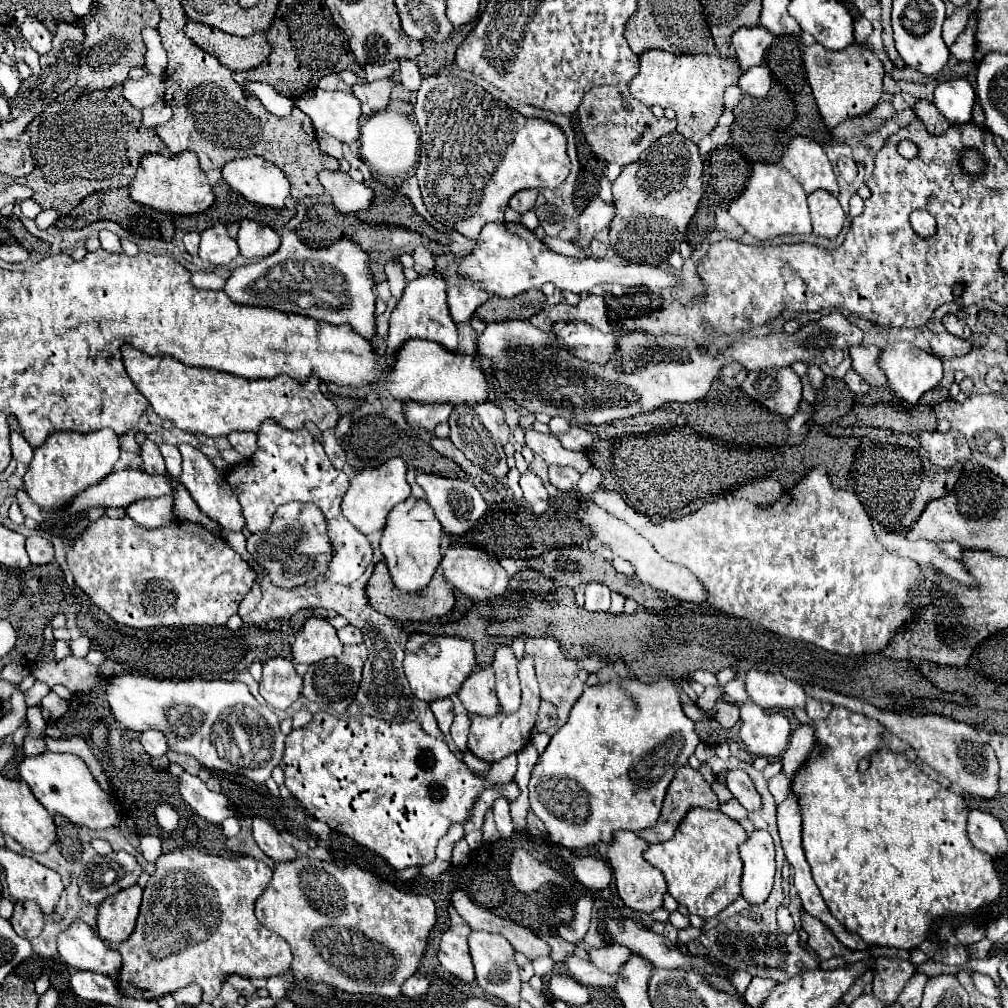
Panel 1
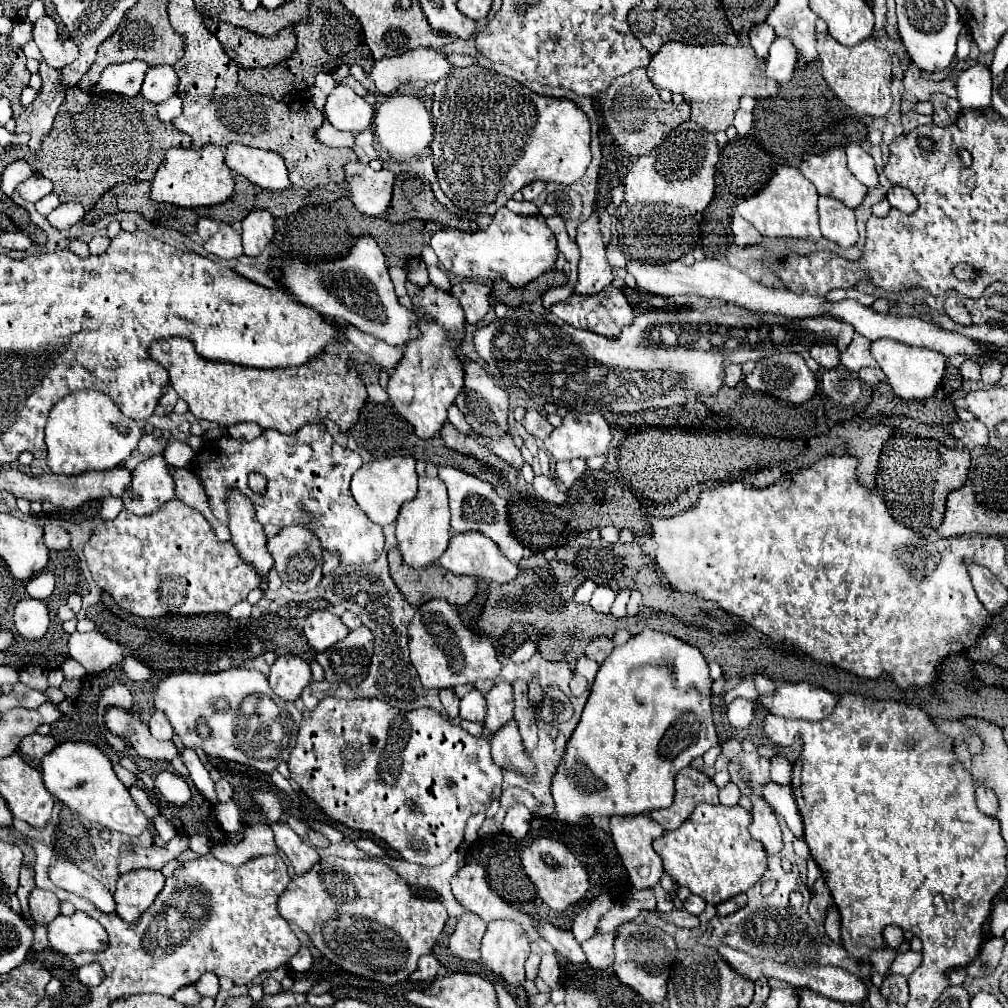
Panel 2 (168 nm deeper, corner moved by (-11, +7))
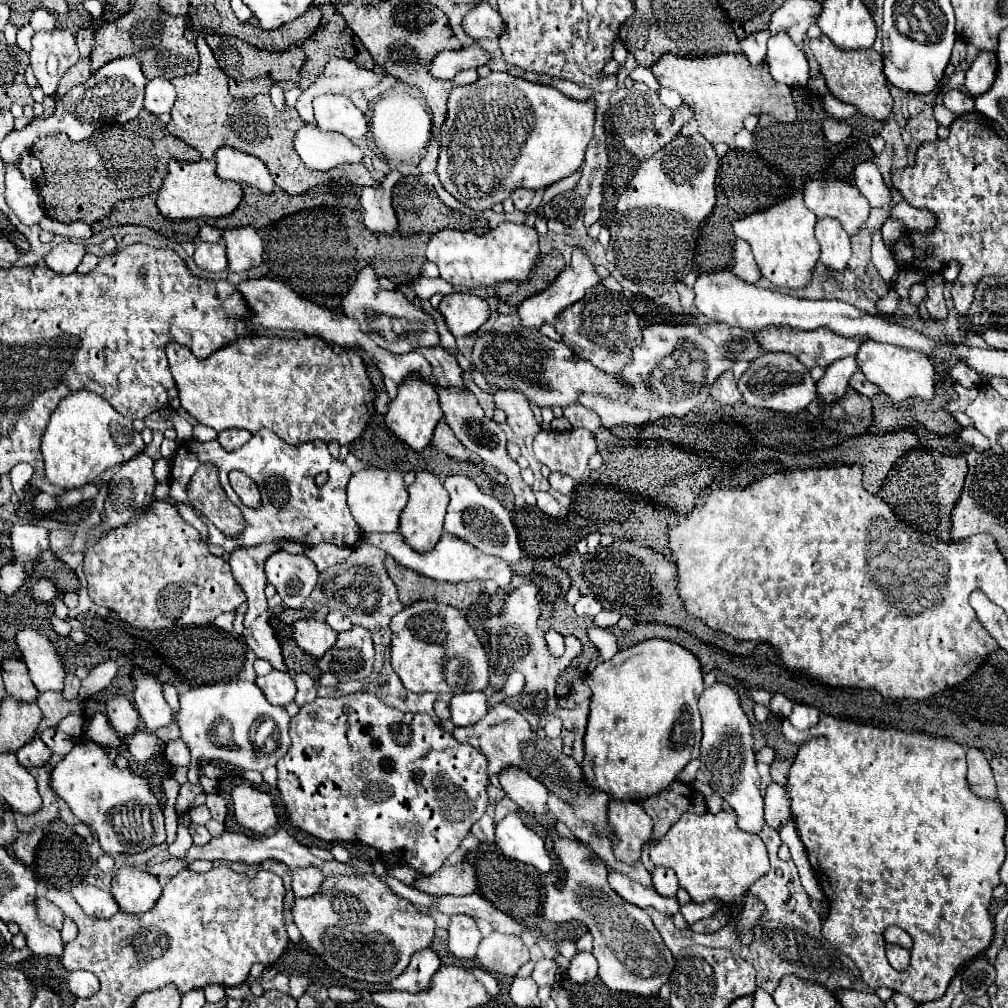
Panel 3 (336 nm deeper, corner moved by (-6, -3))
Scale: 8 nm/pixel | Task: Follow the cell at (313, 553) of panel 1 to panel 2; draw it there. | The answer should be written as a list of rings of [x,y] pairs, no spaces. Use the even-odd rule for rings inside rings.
[[[286,526],[280,530],[278,536],[268,540],[268,550],[274,558],[274,568],[282,582],[298,594],[314,590],[322,580],[322,546],[320,540],[306,528],[300,526]]]

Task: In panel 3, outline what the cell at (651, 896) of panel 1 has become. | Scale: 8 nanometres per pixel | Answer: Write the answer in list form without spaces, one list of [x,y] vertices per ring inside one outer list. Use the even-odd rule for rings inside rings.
[[[609,800],[607,822],[613,830],[609,840],[615,858],[625,864],[641,862],[643,846],[653,842],[653,820],[645,814],[643,806],[637,802]]]

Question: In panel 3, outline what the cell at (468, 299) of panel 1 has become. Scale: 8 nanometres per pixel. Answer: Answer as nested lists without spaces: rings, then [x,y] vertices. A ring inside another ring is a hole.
[[[453,292],[443,296],[439,304],[439,312],[443,314],[455,338],[475,332],[489,318],[487,302],[469,292]]]

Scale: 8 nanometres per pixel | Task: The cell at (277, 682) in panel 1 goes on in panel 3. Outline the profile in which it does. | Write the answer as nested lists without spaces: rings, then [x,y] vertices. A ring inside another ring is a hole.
[[[271,670],[267,676],[257,676],[255,684],[263,690],[269,704],[275,704],[275,706],[287,706],[289,702],[295,700],[295,694],[297,694],[297,686],[291,672]]]

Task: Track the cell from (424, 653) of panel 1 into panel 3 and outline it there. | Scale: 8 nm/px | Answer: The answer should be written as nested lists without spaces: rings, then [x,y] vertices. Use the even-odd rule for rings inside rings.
[[[437,602],[411,604],[393,616],[391,632],[391,666],[409,692],[459,694],[489,686],[487,652],[457,608]]]

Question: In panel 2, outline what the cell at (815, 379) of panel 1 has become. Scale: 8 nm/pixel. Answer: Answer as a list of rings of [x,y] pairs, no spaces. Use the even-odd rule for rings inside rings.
[[[814,344],[812,348],[810,348],[810,356],[822,366],[822,368],[834,368],[834,366],[838,366],[838,356],[840,356],[840,352],[838,352],[838,348],[834,346],[834,344]]]

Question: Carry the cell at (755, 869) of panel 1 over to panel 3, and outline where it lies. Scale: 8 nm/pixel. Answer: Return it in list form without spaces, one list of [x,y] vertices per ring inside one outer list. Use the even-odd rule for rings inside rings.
[[[715,682],[699,698],[703,718],[701,740],[701,772],[707,776],[709,786],[737,812],[737,826],[743,832],[759,834],[765,826],[763,798],[759,794],[759,772],[755,768],[755,754],[751,748],[751,724],[739,706],[739,696],[721,682]]]

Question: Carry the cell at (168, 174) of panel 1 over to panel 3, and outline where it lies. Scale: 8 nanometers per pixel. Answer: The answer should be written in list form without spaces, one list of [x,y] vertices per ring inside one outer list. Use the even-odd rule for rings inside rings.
[[[169,160],[169,170],[167,176],[163,180],[163,186],[159,190],[157,200],[167,200],[167,204],[175,204],[175,200],[179,200],[179,212],[177,214],[199,214],[193,218],[219,218],[219,216],[227,216],[229,212],[233,212],[239,202],[241,202],[243,190],[241,184],[235,182],[225,182],[215,174],[213,162],[209,160],[199,160],[199,162],[179,162],[179,160]]]

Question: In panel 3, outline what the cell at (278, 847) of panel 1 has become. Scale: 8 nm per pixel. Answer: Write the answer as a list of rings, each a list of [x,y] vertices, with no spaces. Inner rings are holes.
[[[307,866],[307,868],[295,868],[291,872],[293,878],[293,892],[295,896],[311,896],[319,890],[321,882],[323,882],[323,874],[319,872],[319,868],[315,866]]]

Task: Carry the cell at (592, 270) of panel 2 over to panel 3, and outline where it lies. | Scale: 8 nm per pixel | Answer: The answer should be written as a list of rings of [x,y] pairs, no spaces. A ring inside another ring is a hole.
[[[575,246],[575,248],[573,248],[573,256],[571,256],[571,266],[569,266],[569,270],[567,270],[567,272],[561,272],[559,278],[557,278],[547,290],[539,292],[537,296],[531,296],[529,300],[525,300],[525,302],[519,306],[519,316],[521,316],[521,320],[523,320],[523,326],[539,328],[543,322],[555,324],[555,316],[557,316],[563,308],[575,304],[577,300],[581,300],[587,290],[591,290],[591,288],[595,288],[595,286],[599,286],[599,284],[601,284],[601,278],[599,278],[599,274],[595,272],[595,266],[593,266],[593,262],[591,262],[589,256],[587,256],[587,250],[581,248],[581,246]]]

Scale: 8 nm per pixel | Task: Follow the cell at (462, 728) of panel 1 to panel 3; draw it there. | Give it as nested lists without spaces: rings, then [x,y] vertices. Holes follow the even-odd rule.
[[[461,692],[449,702],[455,726],[471,726],[487,714],[487,698],[483,692]]]

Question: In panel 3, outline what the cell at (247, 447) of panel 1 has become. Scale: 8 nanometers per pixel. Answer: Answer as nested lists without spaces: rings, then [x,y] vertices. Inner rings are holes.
[[[223,430],[223,432],[219,432],[217,440],[227,452],[231,452],[231,450],[241,448],[249,438],[251,438],[251,434],[247,430]]]

